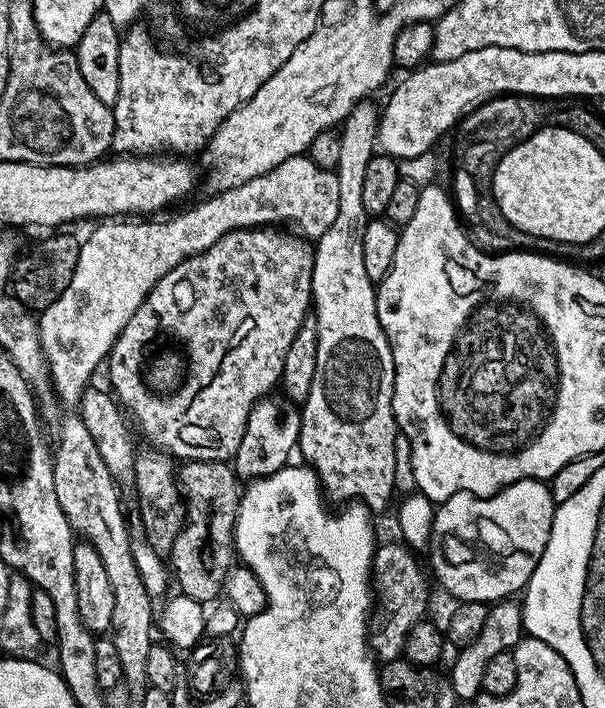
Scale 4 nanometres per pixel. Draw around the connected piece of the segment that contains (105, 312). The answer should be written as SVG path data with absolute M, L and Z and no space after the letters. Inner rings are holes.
M306 154L302 156L295 156L294 158L286 158L286 162L282 162L278 166L274 166L274 170L270 170L266 174L262 174L258 178L250 178L250 182L246 182L242 186L234 186L230 190L226 190L225 192L217 192L215 194L209 195L207 197L209 200L204 200L201 202L200 205L197 206L197 208L190 208L186 212L180 213L178 216L172 217L170 220L156 220L160 218L148 218L145 220L148 220L145 222L145 224L128 224L132 222L125 222L123 219L116 218L113 219L111 222L100 222L97 224L100 224L97 226L96 229L93 230L92 233L89 234L88 237L83 237L81 246L80 246L80 253L78 254L78 266L74 266L74 278L70 278L70 286L66 286L66 290L62 290L62 294L59 296L57 300L53 304L51 304L48 309L46 309L45 312L39 313L38 316L38 323L40 326L40 345L42 346L42 350L44 351L44 361L48 364L48 371L47 375L50 377L50 384L52 387L52 384L54 387L56 387L56 392L58 395L61 396L64 400L72 400L72 402L79 401L80 395L84 393L86 385L89 383L88 380L91 378L92 375L96 372L96 367L103 365L105 363L106 357L109 352L112 351L112 347L114 346L114 342L119 338L120 331L124 329L126 326L126 322L130 322L130 318L134 318L134 314L138 310L138 306L142 306L142 302L147 298L147 296L150 294L150 290L156 283L159 282L159 280L167 274L170 270L174 270L174 266L178 266L180 263L182 263L183 260L185 260L188 256L193 256L194 254L198 254L199 252L205 252L207 248L210 246L214 246L214 242L218 242L218 238L222 238L226 234L230 234L231 232L237 232L238 230L242 230L243 228L266 228L269 226L287 226L289 229L295 230L299 235L305 237L305 238L319 238L322 234L326 234L326 230L330 230L330 226L334 226L334 218L338 214L338 178L336 177L335 171L330 168L323 168L322 166L318 166L315 164L312 159L310 159Z

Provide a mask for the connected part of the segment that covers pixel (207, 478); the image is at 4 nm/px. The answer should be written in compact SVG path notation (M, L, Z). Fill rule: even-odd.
M193 460L178 468L178 484L192 501L188 504L188 552L176 556L174 580L180 583L179 591L207 605L223 593L228 573L237 559L236 511L240 508L242 484L235 467L227 460Z

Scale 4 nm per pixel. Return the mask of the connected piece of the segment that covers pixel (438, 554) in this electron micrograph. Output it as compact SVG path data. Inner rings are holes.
M519 480L492 496L475 496L469 492L454 494L435 509L432 533L426 549L437 582L450 595L456 596L457 601L499 602L519 593L534 574L546 550L552 529L552 515L556 510L557 505L552 502L552 489L543 480Z

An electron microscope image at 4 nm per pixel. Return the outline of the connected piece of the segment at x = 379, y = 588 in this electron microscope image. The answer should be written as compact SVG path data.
M404 542L397 543L381 543L372 556L372 578L370 583L374 589L375 599L378 601L378 607L375 609L374 623L370 628L370 643L377 661L380 662L398 660L403 657L410 630L416 625L417 618L425 615L424 607L428 604L428 584L424 581L419 566L416 565L414 558L416 556L413 550Z

